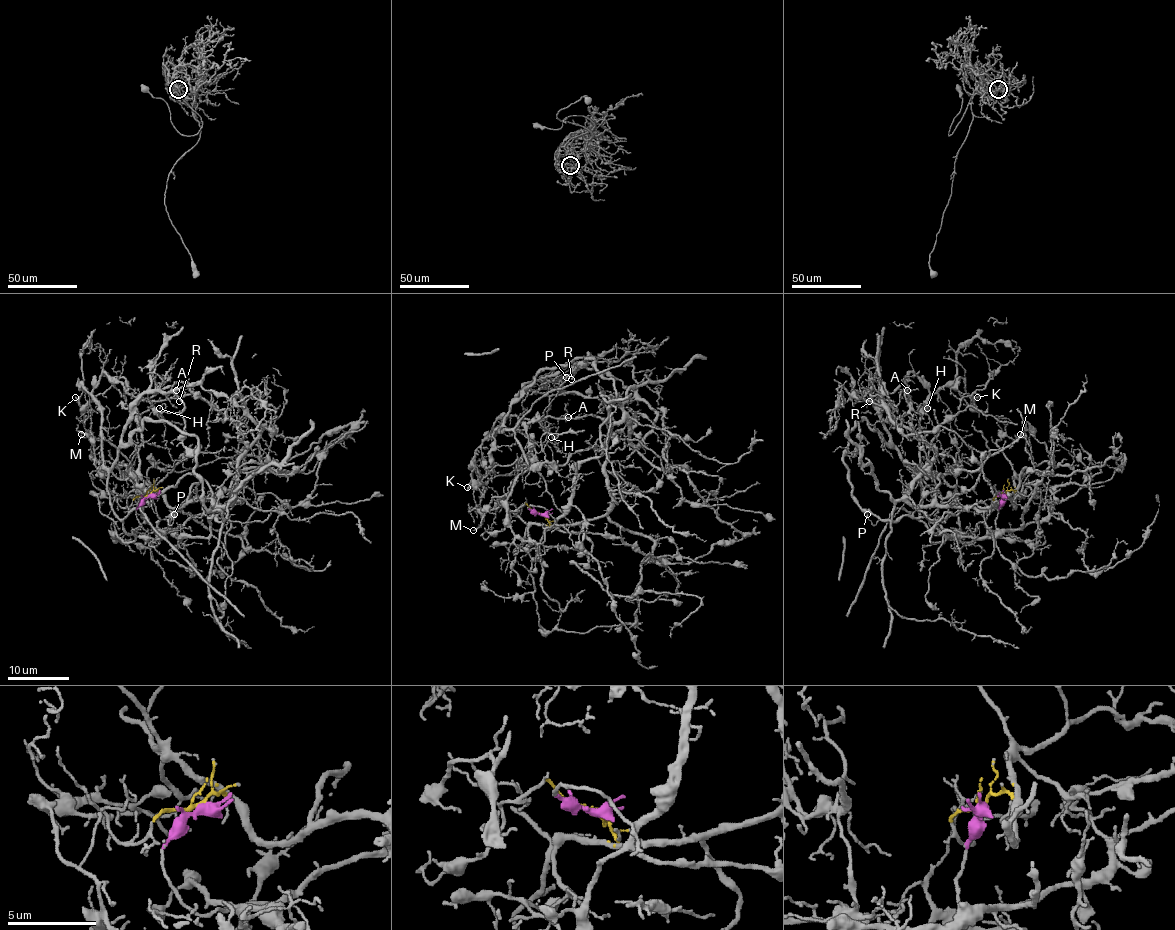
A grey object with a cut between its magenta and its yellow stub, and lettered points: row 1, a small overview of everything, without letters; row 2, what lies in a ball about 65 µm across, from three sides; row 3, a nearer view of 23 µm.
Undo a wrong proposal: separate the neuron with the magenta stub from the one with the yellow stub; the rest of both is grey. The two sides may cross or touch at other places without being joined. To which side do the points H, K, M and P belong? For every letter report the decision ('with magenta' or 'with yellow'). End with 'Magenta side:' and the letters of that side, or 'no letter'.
H: with magenta
K: with magenta
M: with yellow
P: with magenta
Magenta side: H, K, P

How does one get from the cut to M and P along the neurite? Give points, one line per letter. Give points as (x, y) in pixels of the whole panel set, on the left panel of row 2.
M: (147, 495), (155, 487), (150, 487), (109, 443), (81, 435)
P: (147, 495), (138, 523), (181, 535), (129, 534), (107, 475), (132, 476), (161, 520), (170, 524), (175, 514)

